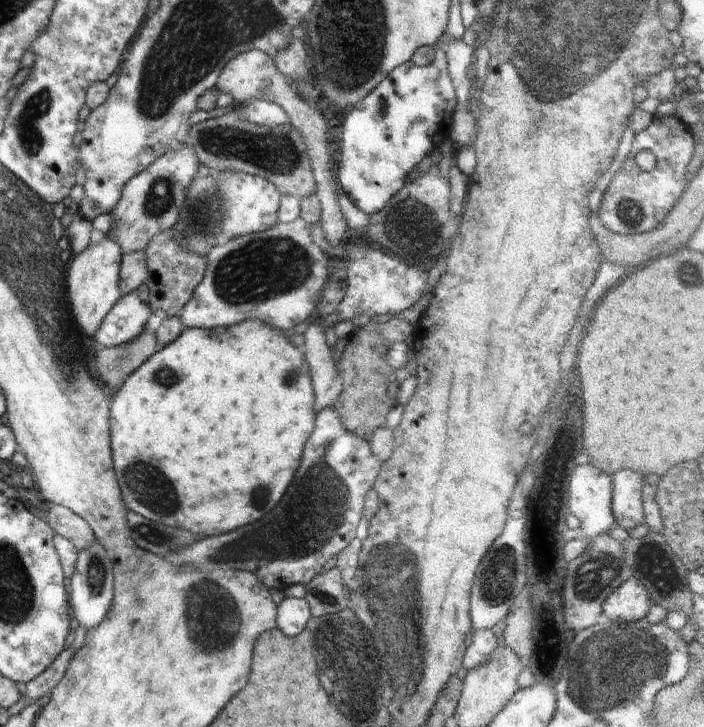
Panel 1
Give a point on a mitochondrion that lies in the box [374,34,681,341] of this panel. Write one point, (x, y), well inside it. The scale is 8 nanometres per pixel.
(412, 227)

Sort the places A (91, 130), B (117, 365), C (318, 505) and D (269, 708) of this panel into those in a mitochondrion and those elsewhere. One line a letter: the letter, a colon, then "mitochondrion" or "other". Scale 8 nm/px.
A: other
B: mitochondrion
C: mitochondrion
D: other

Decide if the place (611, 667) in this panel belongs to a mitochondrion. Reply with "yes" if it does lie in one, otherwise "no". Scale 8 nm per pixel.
yes

